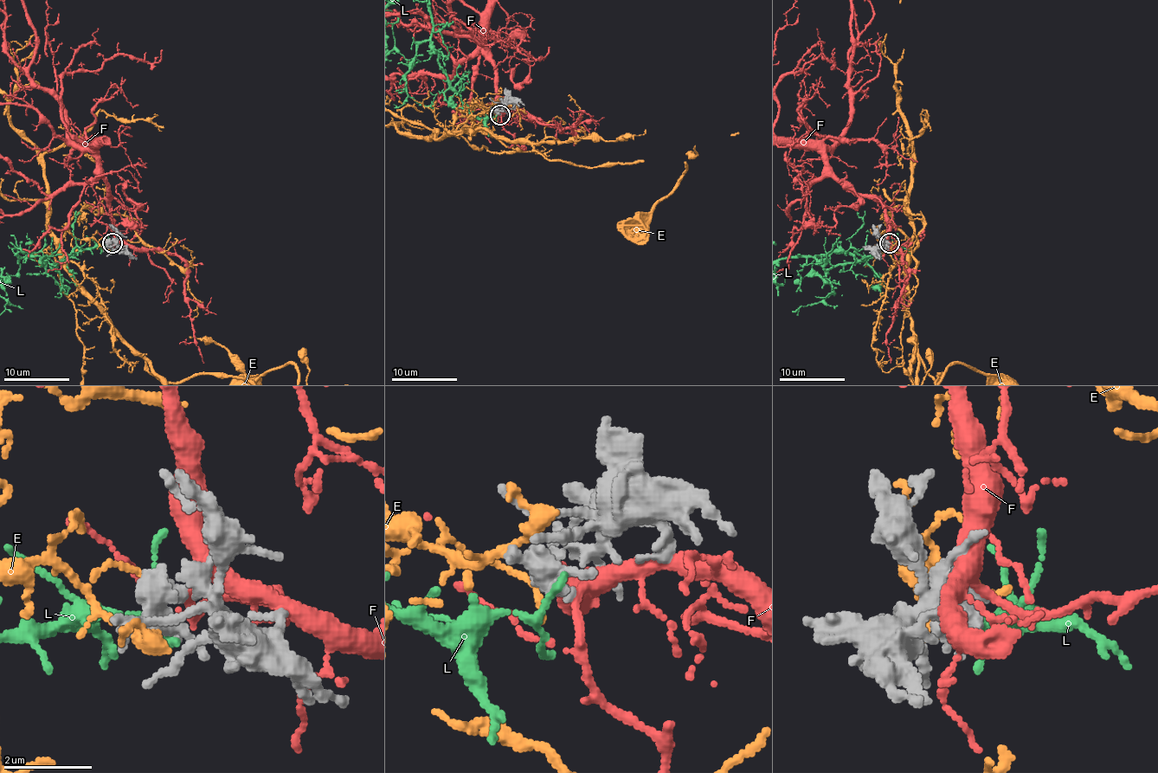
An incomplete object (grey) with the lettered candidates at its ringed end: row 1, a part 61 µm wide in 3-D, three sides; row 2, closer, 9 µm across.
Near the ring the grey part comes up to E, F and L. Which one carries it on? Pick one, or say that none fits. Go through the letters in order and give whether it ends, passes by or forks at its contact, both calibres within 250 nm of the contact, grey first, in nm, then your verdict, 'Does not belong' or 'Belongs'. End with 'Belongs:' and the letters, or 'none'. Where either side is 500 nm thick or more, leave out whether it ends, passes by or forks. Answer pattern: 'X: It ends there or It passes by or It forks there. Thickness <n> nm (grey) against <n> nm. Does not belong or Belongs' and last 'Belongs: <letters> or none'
E: It ends there. Thickness 480 nm (grey) against 160 nm. Does not belong
F: It forks there. Thickness 340 nm (grey) against 200 nm. Does not belong
L: It passes by. Thickness 320 nm (grey) against 120 nm. Does not belong
Belongs: none

